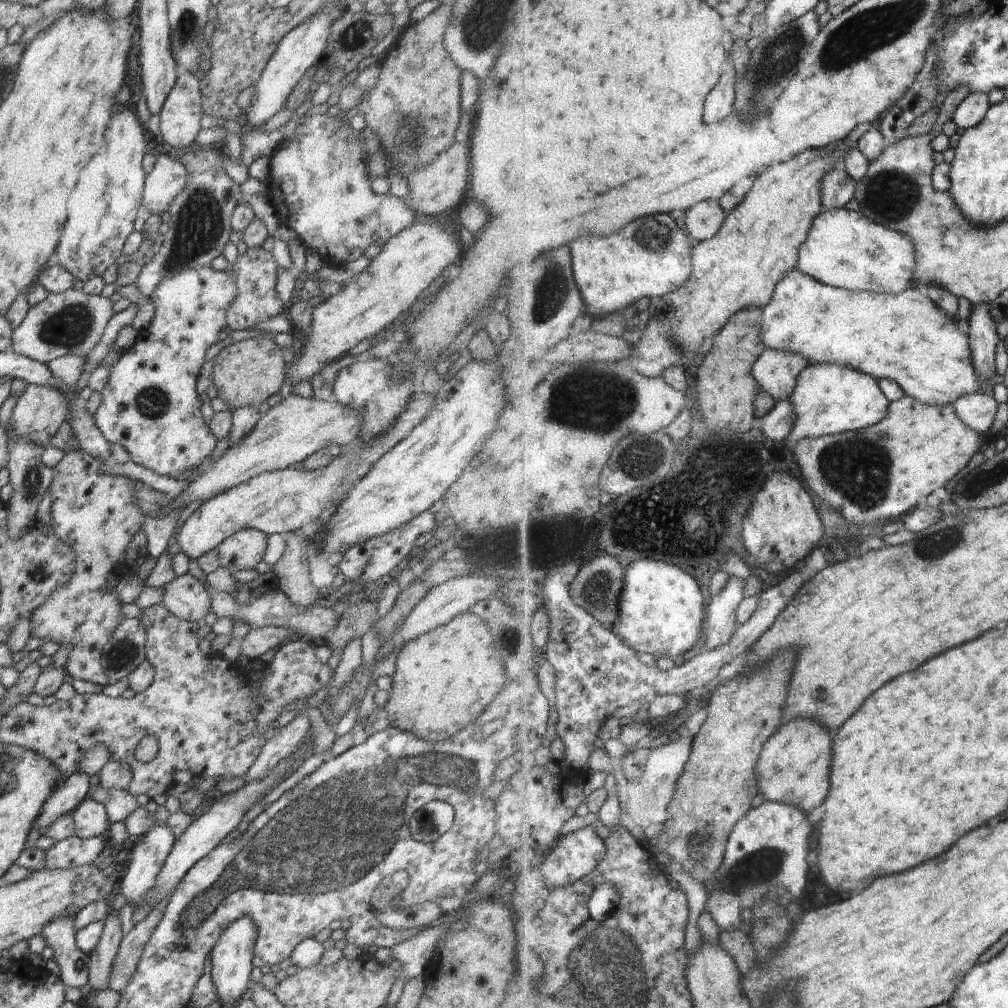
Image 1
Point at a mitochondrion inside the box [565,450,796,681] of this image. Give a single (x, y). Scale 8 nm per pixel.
(670, 518)

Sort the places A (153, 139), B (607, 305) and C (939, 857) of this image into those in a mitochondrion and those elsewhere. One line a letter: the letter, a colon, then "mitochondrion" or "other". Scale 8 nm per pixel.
A: other
B: other
C: other

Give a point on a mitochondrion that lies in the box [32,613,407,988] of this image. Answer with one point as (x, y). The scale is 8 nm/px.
(125, 652)

